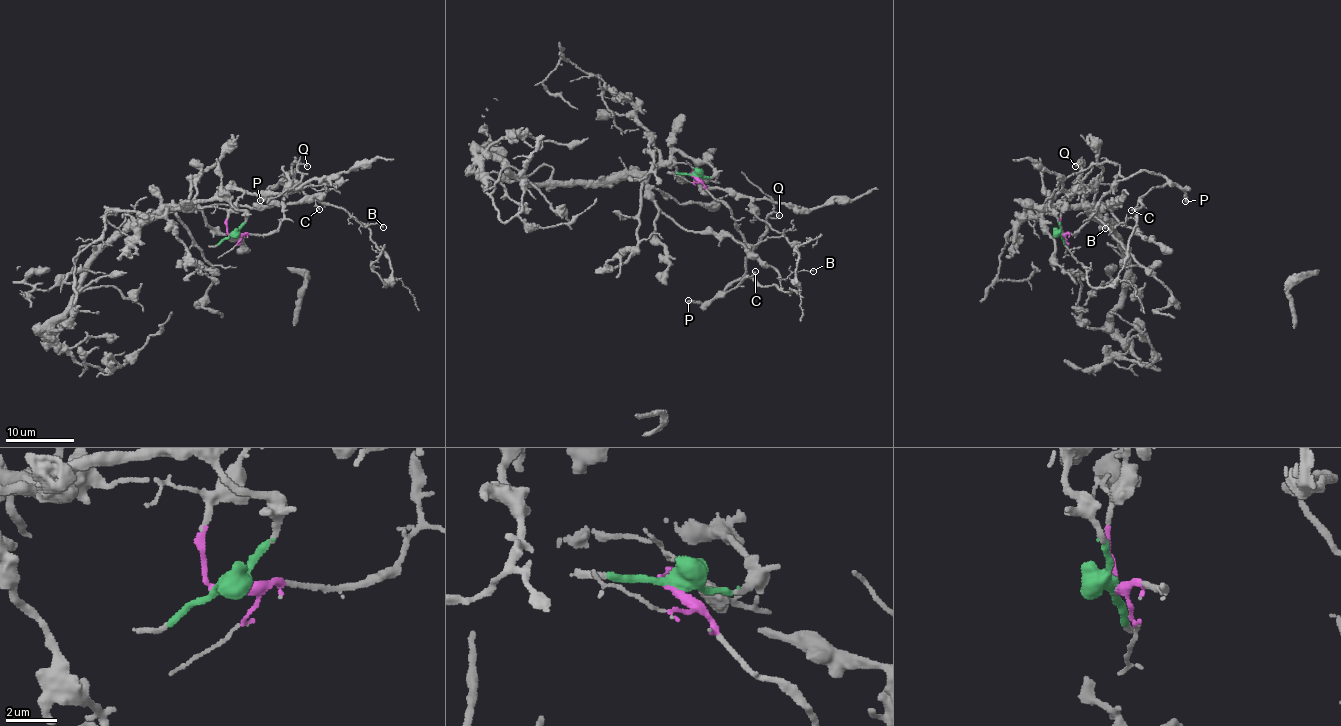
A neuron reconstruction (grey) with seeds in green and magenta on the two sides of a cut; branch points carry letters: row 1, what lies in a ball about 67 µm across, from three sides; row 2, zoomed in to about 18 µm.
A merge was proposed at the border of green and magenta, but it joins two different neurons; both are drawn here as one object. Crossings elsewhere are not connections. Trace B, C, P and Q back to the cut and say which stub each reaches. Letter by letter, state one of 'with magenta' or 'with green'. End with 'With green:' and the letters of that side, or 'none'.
B: with magenta
C: with magenta
P: with magenta
Q: with magenta
With green: none

